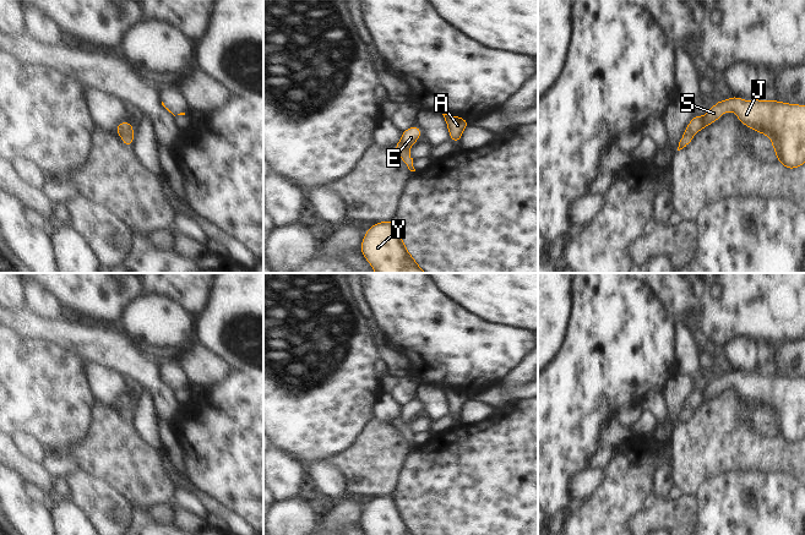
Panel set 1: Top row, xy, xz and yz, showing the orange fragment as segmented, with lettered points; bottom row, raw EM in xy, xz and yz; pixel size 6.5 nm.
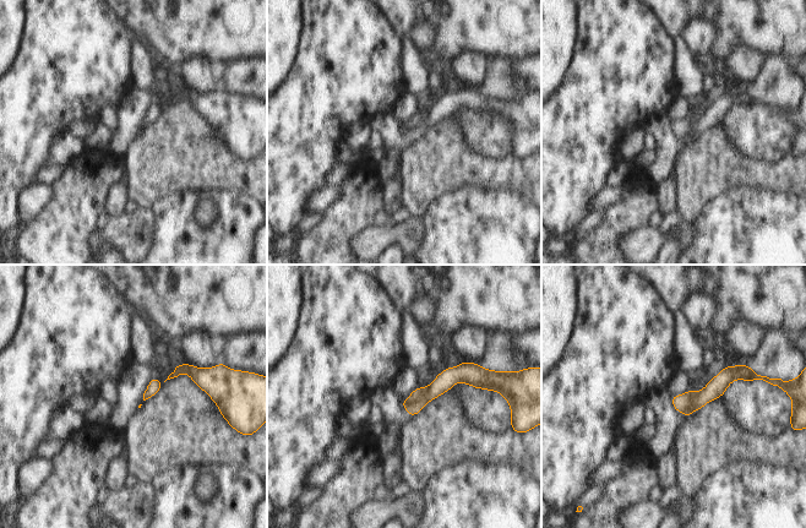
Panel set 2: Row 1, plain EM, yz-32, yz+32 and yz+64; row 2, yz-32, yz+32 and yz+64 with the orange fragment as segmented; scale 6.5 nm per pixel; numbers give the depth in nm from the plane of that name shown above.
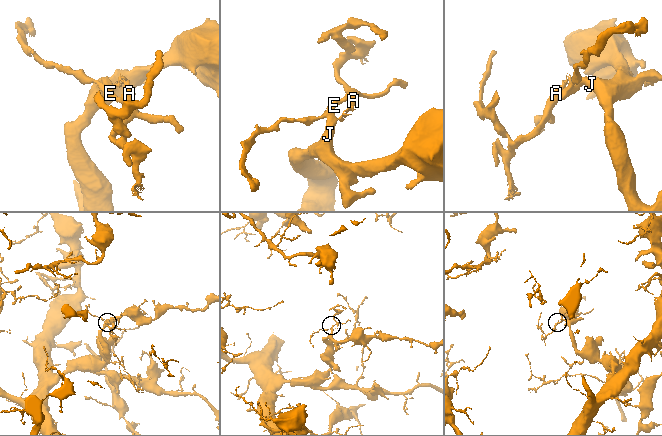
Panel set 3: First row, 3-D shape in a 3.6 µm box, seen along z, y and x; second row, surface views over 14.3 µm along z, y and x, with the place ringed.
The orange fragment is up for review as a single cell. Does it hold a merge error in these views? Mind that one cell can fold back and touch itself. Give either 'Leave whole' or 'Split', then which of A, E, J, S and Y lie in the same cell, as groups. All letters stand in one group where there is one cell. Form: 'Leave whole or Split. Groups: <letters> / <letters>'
Split. Groups: A E / J S Y.

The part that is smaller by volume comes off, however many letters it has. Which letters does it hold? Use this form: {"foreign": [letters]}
{"foreign": ["A", "E"]}

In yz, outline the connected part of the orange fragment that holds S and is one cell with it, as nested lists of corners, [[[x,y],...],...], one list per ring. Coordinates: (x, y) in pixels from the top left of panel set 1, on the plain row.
[[[730,371],[719,375],[703,391],[702,403],[713,398],[727,386],[734,386],[738,394],[751,404],[769,411],[777,433],[787,443],[792,444],[805,437],[805,380],[771,375],[743,375],[740,371]]]

